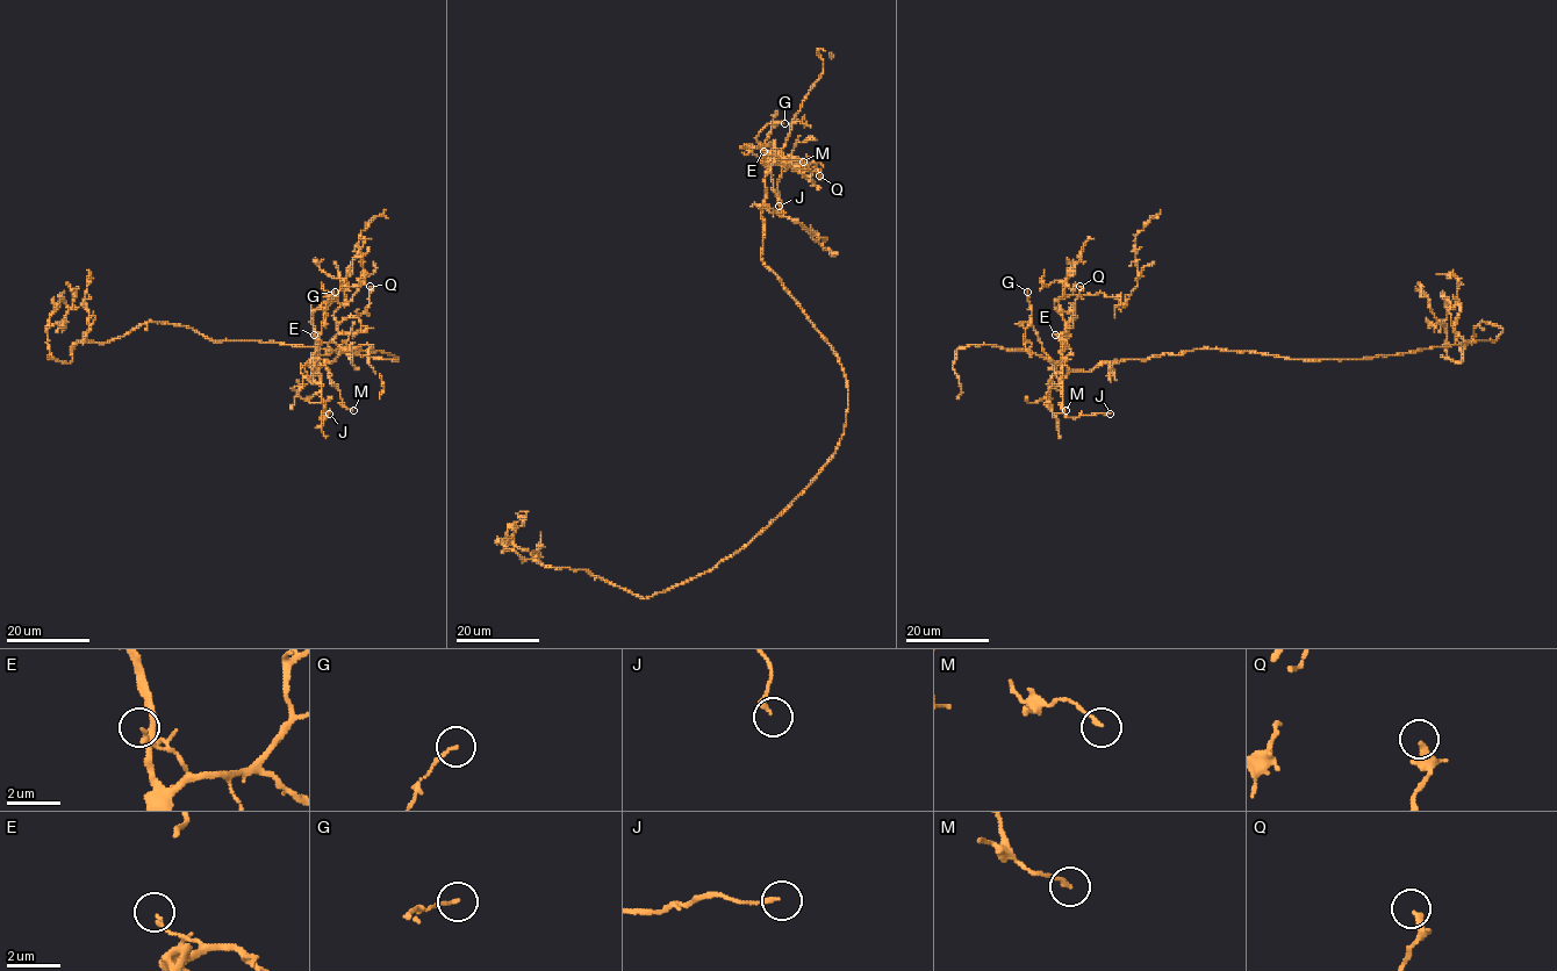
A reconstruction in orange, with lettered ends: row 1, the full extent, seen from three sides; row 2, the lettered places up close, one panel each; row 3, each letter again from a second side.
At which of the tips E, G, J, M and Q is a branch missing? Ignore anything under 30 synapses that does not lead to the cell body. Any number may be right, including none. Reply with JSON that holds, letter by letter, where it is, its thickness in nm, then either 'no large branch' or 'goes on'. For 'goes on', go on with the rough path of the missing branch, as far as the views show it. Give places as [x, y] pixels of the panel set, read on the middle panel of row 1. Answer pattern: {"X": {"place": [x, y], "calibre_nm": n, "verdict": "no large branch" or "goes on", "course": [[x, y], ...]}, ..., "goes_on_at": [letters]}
{"E": {"place": [763, 151], "calibre_nm": 130, "verdict": "no large branch"}, "G": {"place": [784, 123], "calibre_nm": 110, "verdict": "no large branch"}, "J": {"place": [779, 206], "calibre_nm": 160, "verdict": "no large branch"}, "M": {"place": [803, 162], "calibre_nm": 140, "verdict": "no large branch"}, "Q": {"place": [819, 175], "calibre_nm": 200, "verdict": "no large branch"}, "goes_on_at": []}

